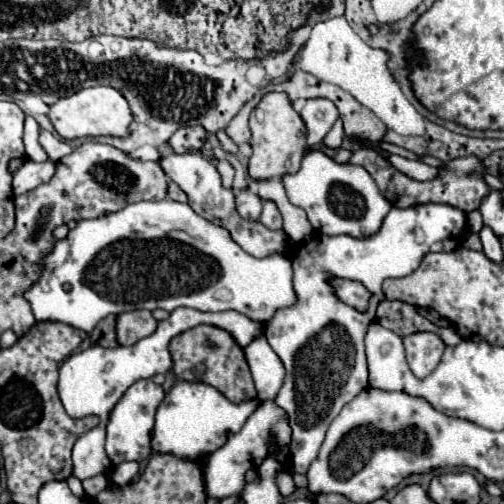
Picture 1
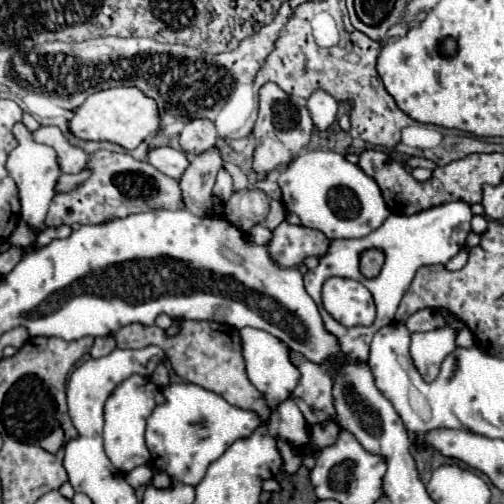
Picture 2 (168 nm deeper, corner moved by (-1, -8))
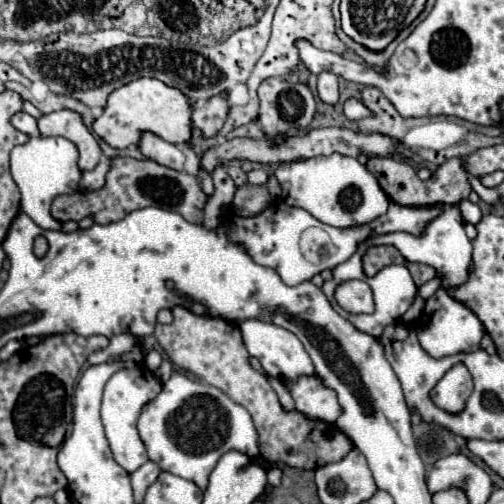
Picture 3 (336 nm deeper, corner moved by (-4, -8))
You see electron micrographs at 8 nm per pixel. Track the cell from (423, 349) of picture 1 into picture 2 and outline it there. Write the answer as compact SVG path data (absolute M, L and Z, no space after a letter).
M440 308L440 314L444 316L446 324L430 330L430 332L414 332L412 334L412 346L410 354L414 358L414 364L422 378L426 382L432 382L438 376L442 360L456 348L456 334L464 328L464 322L452 316L448 310Z

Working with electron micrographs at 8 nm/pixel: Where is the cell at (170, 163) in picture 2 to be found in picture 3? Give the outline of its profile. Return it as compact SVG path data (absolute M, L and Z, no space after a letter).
M143 134L141 136L141 142L139 142L139 148L143 152L145 158L161 164L161 166L167 166L171 170L183 170L183 164L185 164L185 154L179 150L179 146L175 144L169 144L161 138L157 138L155 134Z

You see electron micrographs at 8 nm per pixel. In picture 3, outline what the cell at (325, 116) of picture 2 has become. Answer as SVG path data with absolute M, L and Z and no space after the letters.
M321 72L317 76L317 94L321 102L335 106L339 100L339 90L337 90L337 76L331 72Z

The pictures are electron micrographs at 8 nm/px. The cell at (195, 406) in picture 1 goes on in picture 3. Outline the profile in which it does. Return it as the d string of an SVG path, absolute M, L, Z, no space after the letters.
M179 372L163 384L163 390L155 400L143 406L137 426L149 460L163 472L193 480L201 490L207 488L207 478L225 452L239 450L249 456L259 456L257 430L249 412L219 388Z

